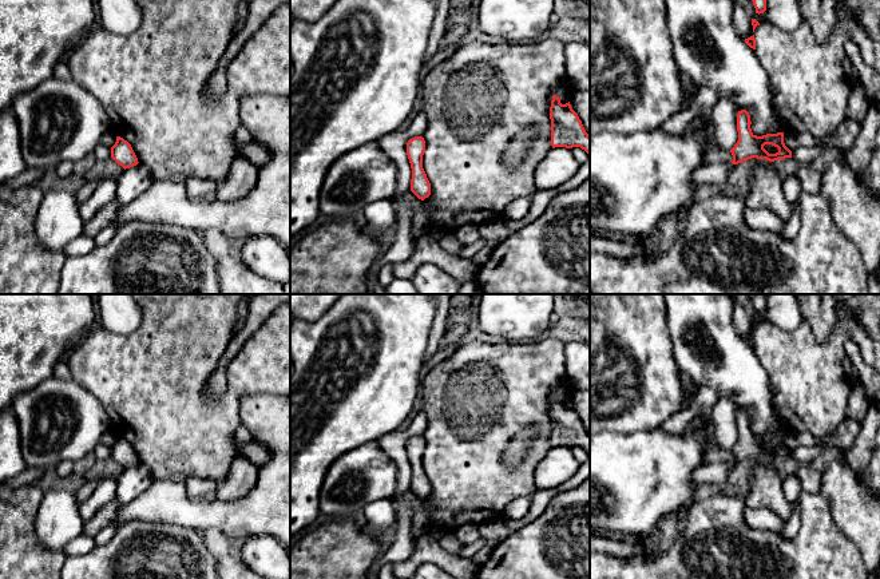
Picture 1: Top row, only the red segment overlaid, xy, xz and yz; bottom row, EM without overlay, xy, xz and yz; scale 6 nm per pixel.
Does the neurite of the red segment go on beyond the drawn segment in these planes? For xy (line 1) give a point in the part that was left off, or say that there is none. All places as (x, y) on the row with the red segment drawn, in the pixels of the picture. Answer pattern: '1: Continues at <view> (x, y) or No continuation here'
1: No continuation here

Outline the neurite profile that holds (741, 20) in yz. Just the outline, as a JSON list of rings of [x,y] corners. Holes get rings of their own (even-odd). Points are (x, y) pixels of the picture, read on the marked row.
[[[738,0],[734,1],[734,7],[733,7],[733,25],[736,33],[742,40],[754,35],[752,19]]]

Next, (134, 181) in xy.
[[[142,163],[126,168],[118,181],[119,183],[115,197],[118,199],[119,211],[123,206],[132,202],[155,182],[151,178],[148,168]]]

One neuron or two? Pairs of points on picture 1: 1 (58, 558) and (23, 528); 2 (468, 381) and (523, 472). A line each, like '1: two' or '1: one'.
1: one
2: one

